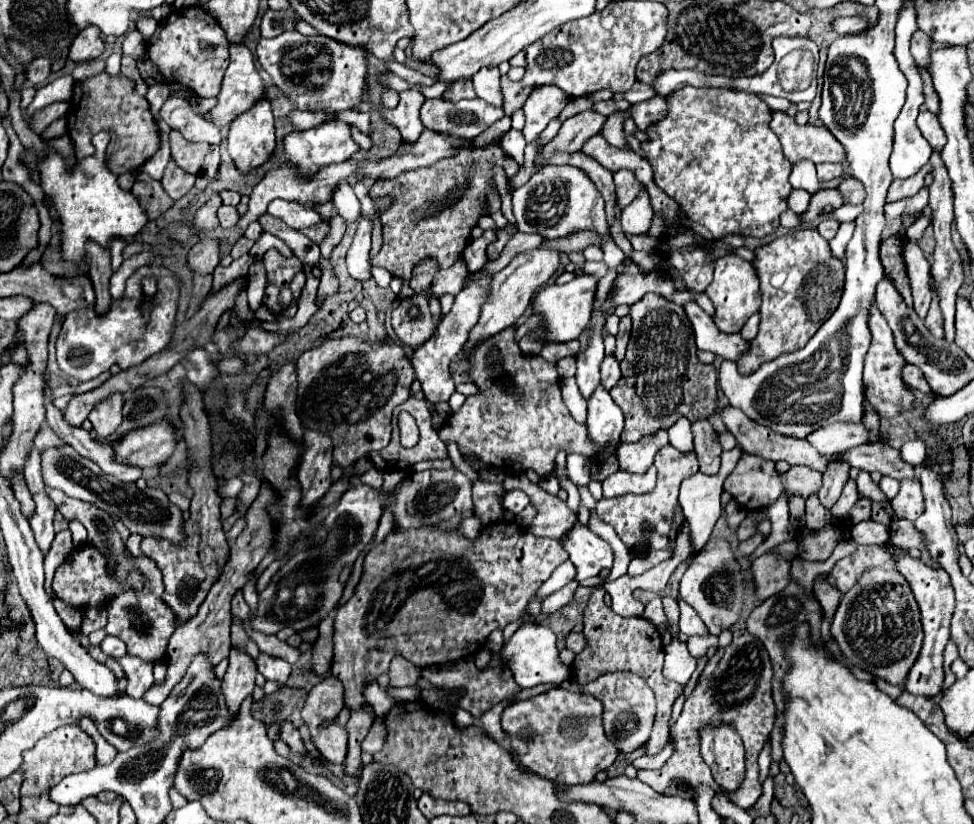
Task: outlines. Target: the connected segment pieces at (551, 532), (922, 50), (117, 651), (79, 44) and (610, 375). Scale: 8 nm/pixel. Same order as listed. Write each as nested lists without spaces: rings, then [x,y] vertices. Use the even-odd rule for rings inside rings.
[[[521,472],[521,476],[509,475],[504,479],[503,484],[507,491],[521,488],[528,494],[531,504],[537,508],[537,514],[531,526],[527,528],[529,532],[533,532],[533,536],[549,536],[561,540],[575,526],[577,518],[573,512],[567,510],[565,502],[532,483],[525,473]]]
[[[921,30],[913,32],[913,36],[911,36],[911,54],[913,54],[915,62],[923,68],[925,68],[925,64],[929,64],[929,52],[931,52],[929,46],[931,46],[931,38],[925,32],[921,32]]]
[[[107,636],[107,638],[99,644],[99,648],[101,648],[107,656],[113,656],[113,658],[125,656],[125,644],[123,644],[121,638],[115,638],[115,636]]]
[[[89,24],[75,36],[75,40],[69,48],[69,60],[75,64],[91,62],[95,58],[101,58],[103,50],[105,50],[105,42],[103,42],[101,30],[97,26]]]
[[[605,356],[605,360],[601,362],[601,384],[611,390],[617,380],[621,378],[621,370],[619,370],[619,362],[615,356]]]

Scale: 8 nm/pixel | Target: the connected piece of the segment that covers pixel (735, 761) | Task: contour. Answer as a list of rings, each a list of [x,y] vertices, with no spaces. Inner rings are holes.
[[[705,726],[701,730],[701,756],[717,784],[735,790],[745,776],[745,752],[741,738],[729,726]]]

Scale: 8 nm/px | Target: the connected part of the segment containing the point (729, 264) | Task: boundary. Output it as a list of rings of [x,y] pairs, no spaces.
[[[735,254],[723,256],[715,262],[715,276],[713,282],[707,286],[705,294],[711,298],[713,306],[715,306],[715,324],[721,332],[739,332],[743,328],[743,324],[747,322],[747,318],[751,314],[755,314],[759,310],[761,304],[761,290],[759,290],[759,278],[755,274],[755,268],[737,258]]]

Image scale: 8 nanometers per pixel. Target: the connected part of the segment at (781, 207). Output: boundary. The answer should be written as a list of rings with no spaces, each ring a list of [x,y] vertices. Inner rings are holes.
[[[685,86],[669,96],[665,96],[667,102],[667,116],[661,118],[659,122],[653,122],[647,126],[645,134],[647,134],[647,142],[641,142],[641,150],[645,154],[645,160],[651,164],[653,168],[653,180],[655,184],[671,198],[675,198],[679,202],[679,206],[685,210],[685,214],[689,216],[691,222],[705,226],[715,238],[723,238],[727,234],[739,234],[739,236],[765,236],[771,230],[775,230],[779,226],[779,214],[787,210],[787,196],[791,192],[791,184],[789,184],[789,174],[791,174],[791,162],[783,156],[783,148],[779,138],[771,132],[769,128],[769,120],[771,120],[771,110],[769,106],[757,96],[757,94],[749,94],[743,90],[735,90],[735,88],[693,88],[693,86]]]

